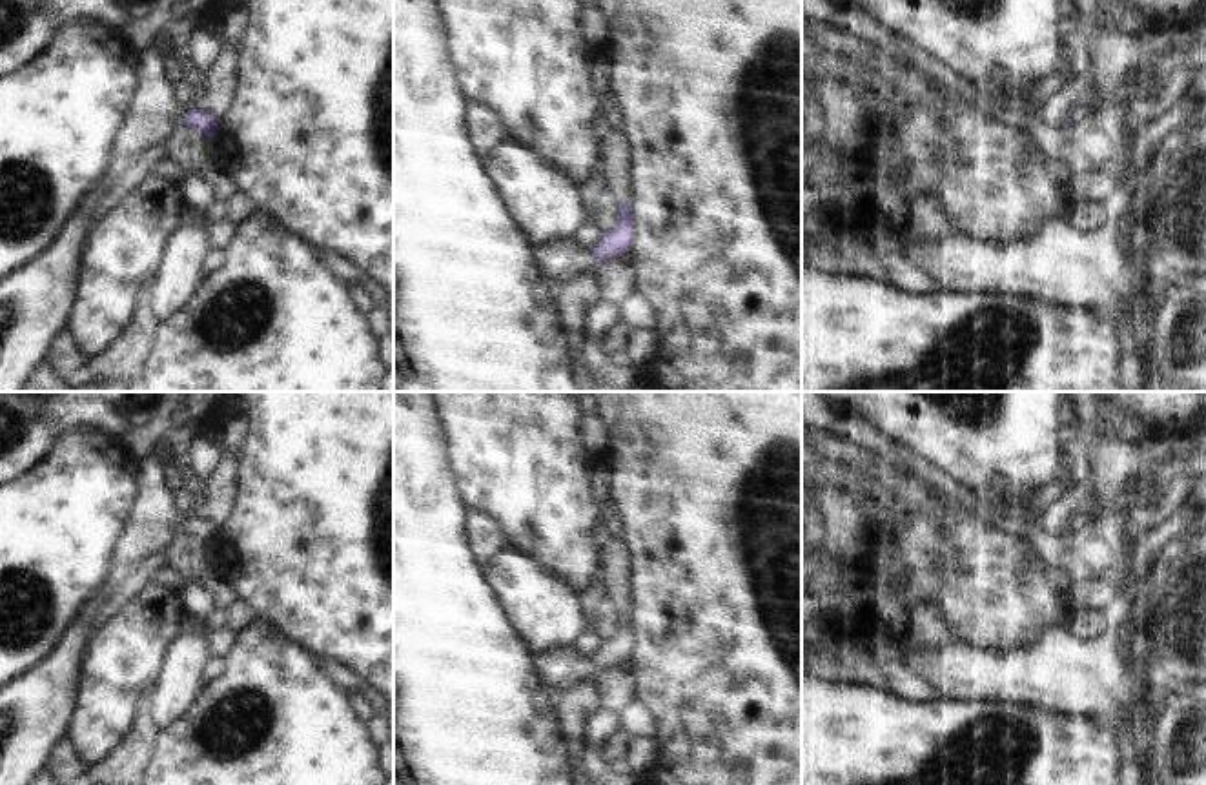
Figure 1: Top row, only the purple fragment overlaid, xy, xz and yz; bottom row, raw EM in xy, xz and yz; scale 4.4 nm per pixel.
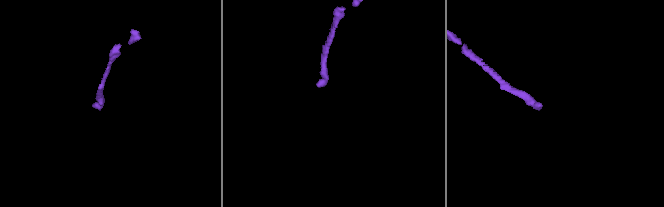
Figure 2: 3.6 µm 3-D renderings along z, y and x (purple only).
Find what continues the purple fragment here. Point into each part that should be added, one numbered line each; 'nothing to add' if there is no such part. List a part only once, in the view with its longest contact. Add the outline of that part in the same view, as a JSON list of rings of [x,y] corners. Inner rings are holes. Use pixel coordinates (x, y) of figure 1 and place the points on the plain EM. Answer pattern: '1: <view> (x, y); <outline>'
1: xy (152, 523); [[[149,454],[135,472],[135,501],[113,546],[113,563],[104,581],[102,601],[146,556],[162,552],[182,532],[184,521],[171,505],[169,468]]]

